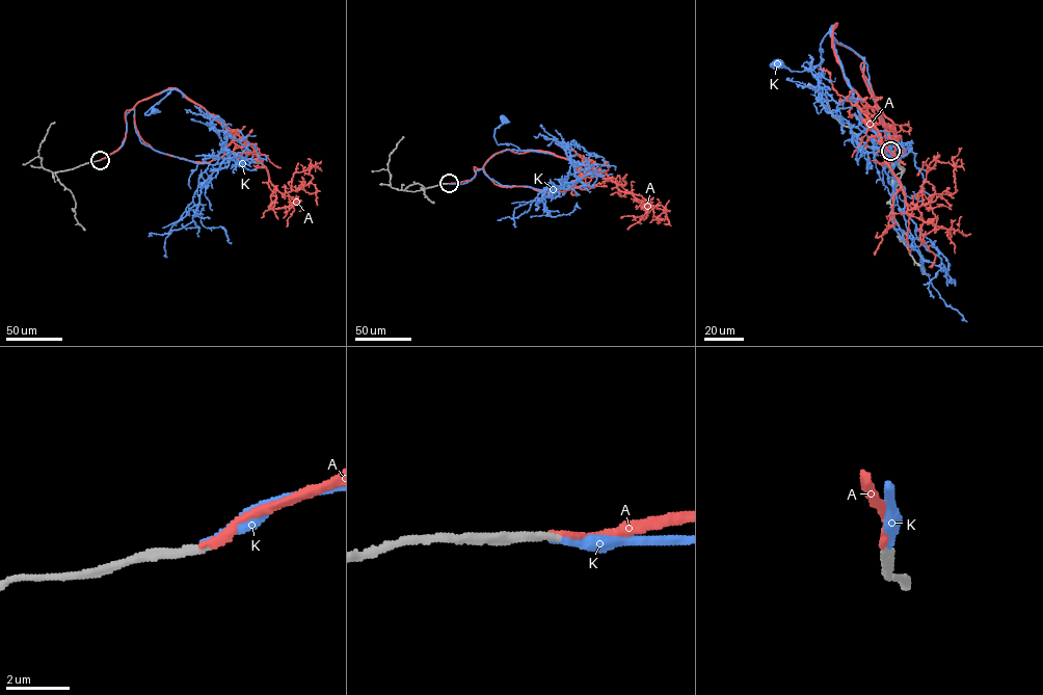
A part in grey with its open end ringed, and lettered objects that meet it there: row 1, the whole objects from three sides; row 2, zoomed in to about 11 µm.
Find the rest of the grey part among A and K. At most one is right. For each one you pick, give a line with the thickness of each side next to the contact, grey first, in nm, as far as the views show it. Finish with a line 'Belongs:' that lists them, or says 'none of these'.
K: calibres 280 and 240 nm
Belongs: K

